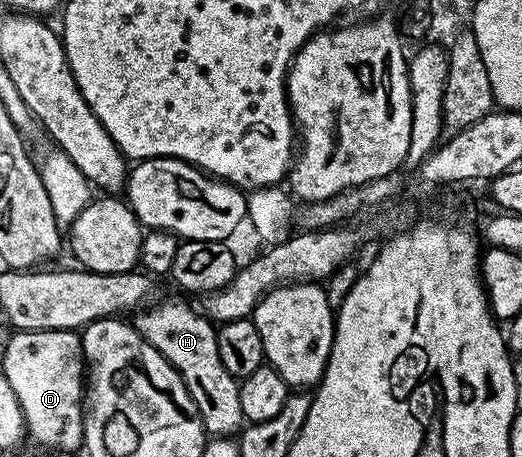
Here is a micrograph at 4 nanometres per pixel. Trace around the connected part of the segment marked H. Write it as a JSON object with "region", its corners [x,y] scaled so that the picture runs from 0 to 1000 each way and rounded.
{"region":[[[318,656],[297,674],[287,672],[274,672],[255,694],[255,718],[347,818],[397,947],[410,958],[446,956],[467,928],[458,834],[437,818],[437,810],[429,810],[429,792],[421,792],[412,711],[383,683],[379,691],[377,678],[362,674],[349,656]]]}

